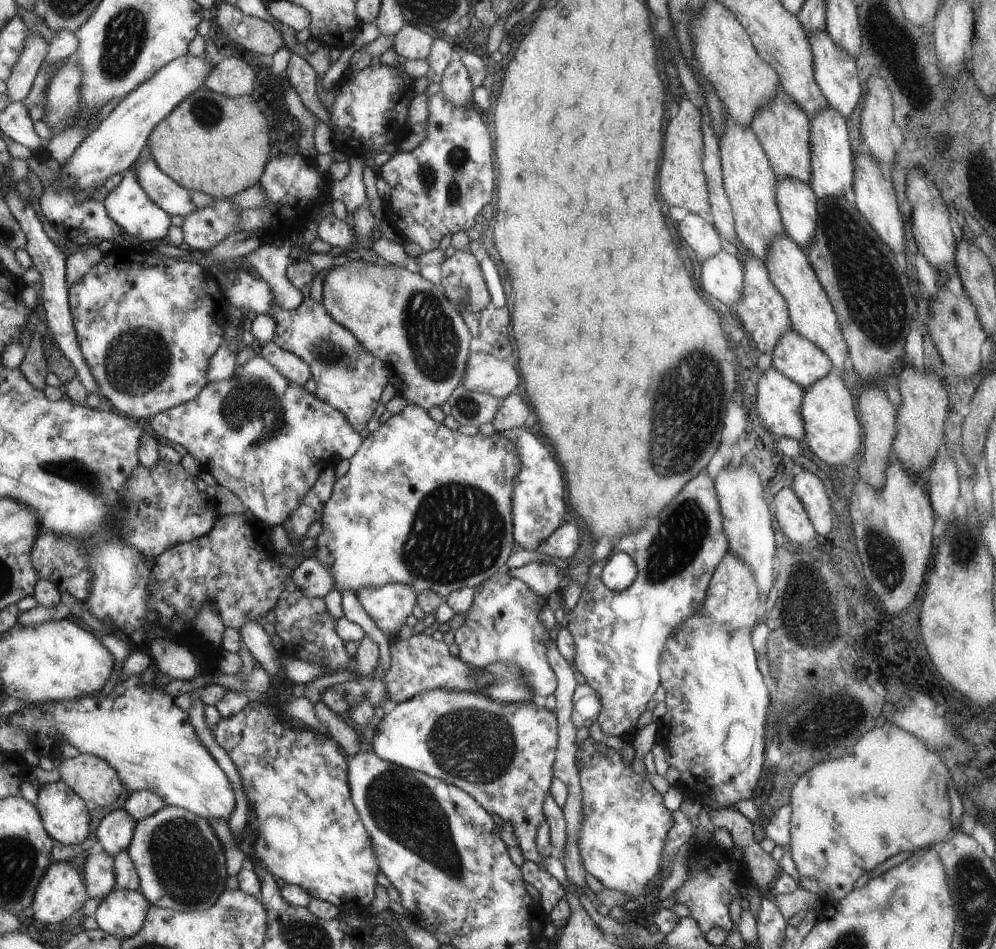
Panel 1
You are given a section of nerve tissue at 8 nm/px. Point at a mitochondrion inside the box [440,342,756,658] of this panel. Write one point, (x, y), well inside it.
(688, 396)

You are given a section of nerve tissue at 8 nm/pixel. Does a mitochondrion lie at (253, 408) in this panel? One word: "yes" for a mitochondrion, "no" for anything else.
yes

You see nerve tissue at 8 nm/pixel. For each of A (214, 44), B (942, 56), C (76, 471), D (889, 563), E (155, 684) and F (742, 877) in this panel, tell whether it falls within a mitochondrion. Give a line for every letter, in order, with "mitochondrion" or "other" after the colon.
A: other
B: other
C: mitochondrion
D: mitochondrion
E: other
F: other

